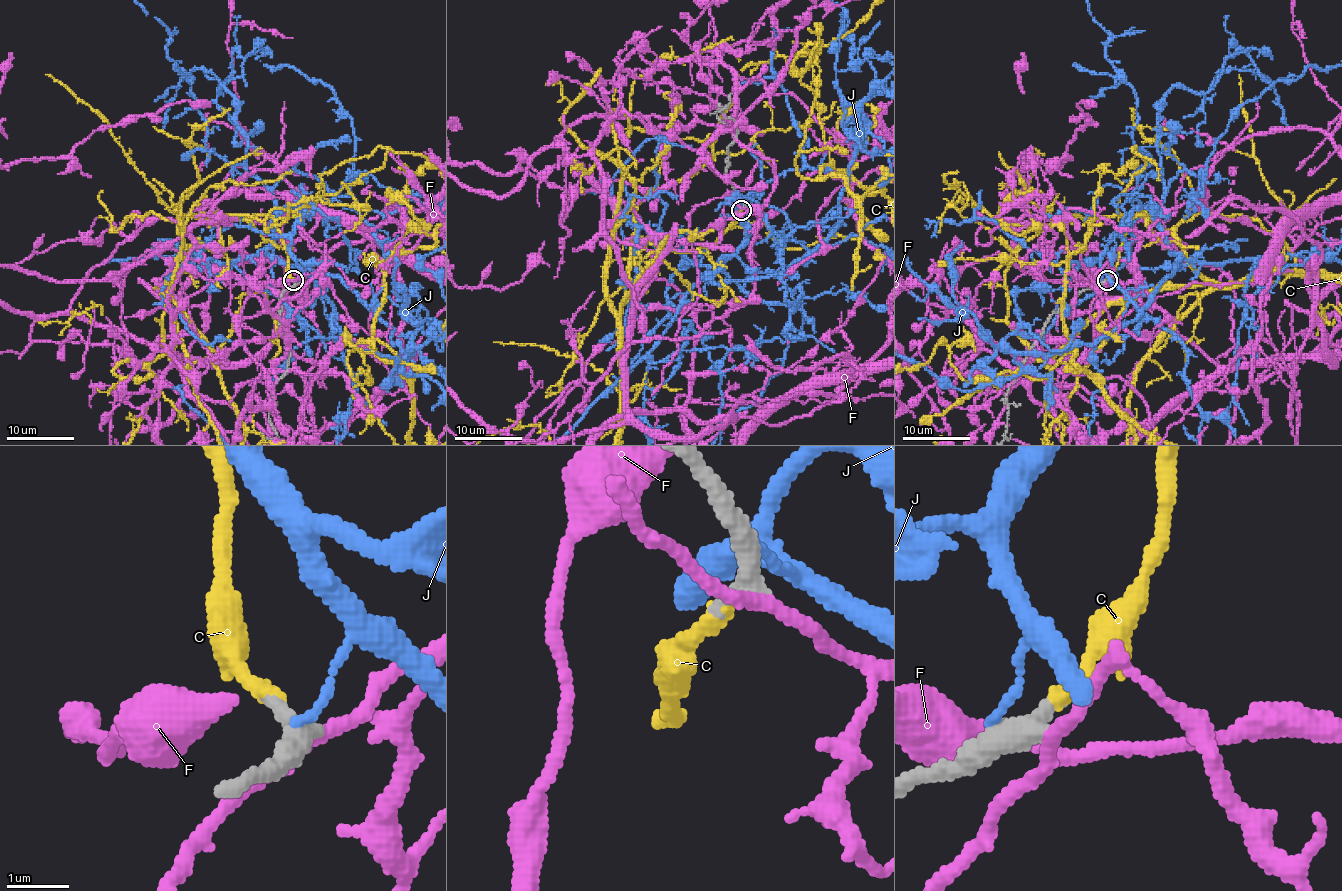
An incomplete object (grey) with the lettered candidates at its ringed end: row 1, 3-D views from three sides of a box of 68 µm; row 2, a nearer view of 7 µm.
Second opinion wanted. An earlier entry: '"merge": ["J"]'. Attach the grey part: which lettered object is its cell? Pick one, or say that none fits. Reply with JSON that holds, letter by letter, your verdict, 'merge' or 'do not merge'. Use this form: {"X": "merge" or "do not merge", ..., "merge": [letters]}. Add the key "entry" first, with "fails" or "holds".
{"entry": "fails", "C": "merge", "F": "do not merge", "J": "do not merge", "merge": ["C"]}

